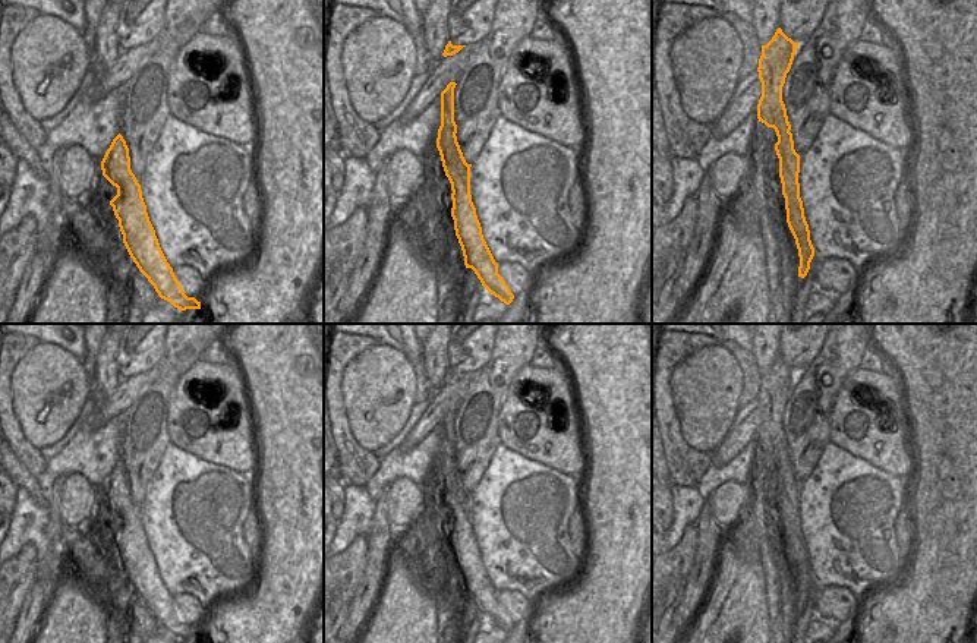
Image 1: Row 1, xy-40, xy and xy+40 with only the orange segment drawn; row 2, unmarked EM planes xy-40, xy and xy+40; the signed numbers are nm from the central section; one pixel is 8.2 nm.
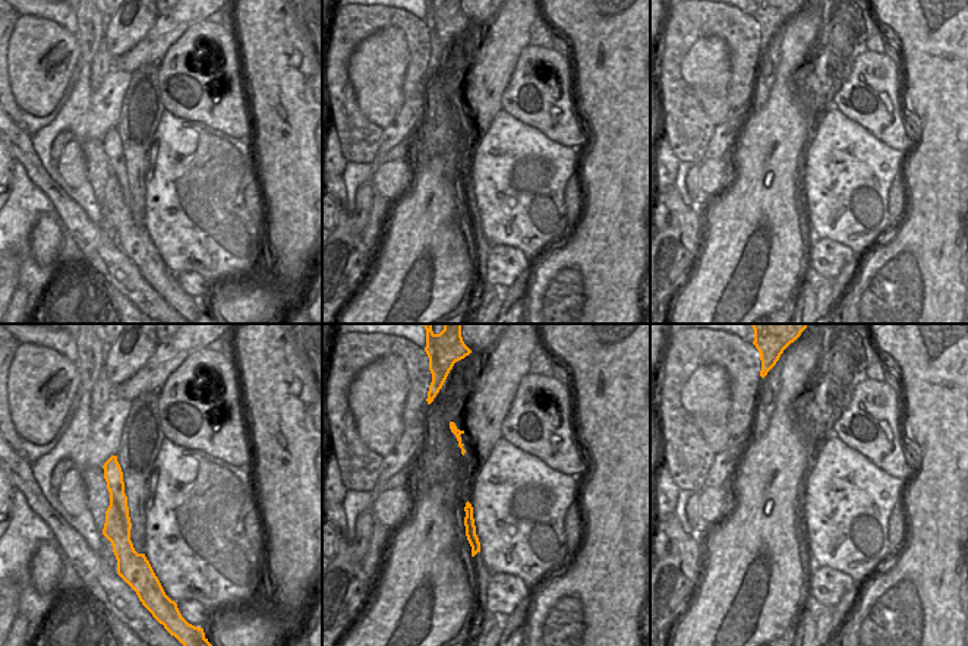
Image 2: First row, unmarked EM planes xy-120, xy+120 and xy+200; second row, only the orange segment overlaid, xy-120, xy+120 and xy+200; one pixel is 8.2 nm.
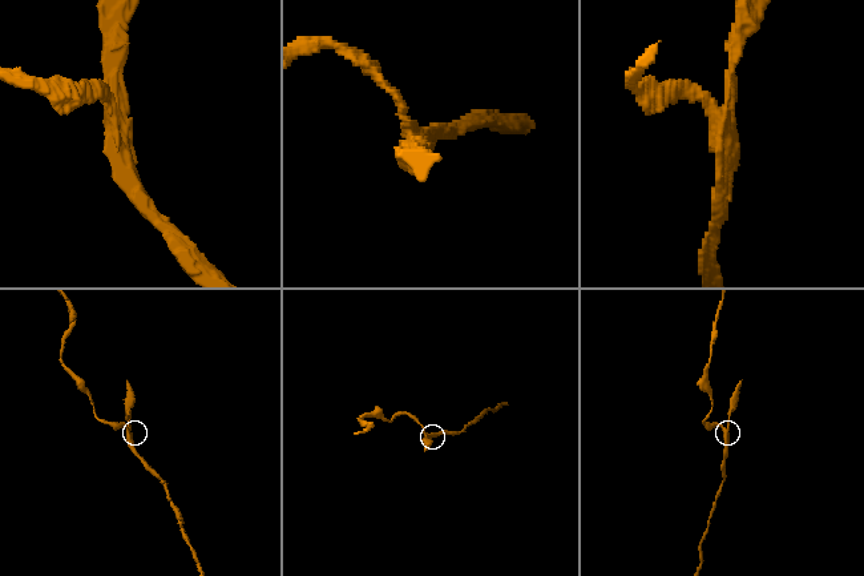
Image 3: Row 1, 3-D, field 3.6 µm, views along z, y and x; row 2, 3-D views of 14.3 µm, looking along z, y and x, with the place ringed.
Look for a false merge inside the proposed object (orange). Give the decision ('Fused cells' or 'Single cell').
Fused cells

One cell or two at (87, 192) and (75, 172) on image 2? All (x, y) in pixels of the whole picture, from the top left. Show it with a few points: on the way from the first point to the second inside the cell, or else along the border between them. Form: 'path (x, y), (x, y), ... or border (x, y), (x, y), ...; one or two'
border (57, 167), (71, 186), (79, 186), (87, 180); two

